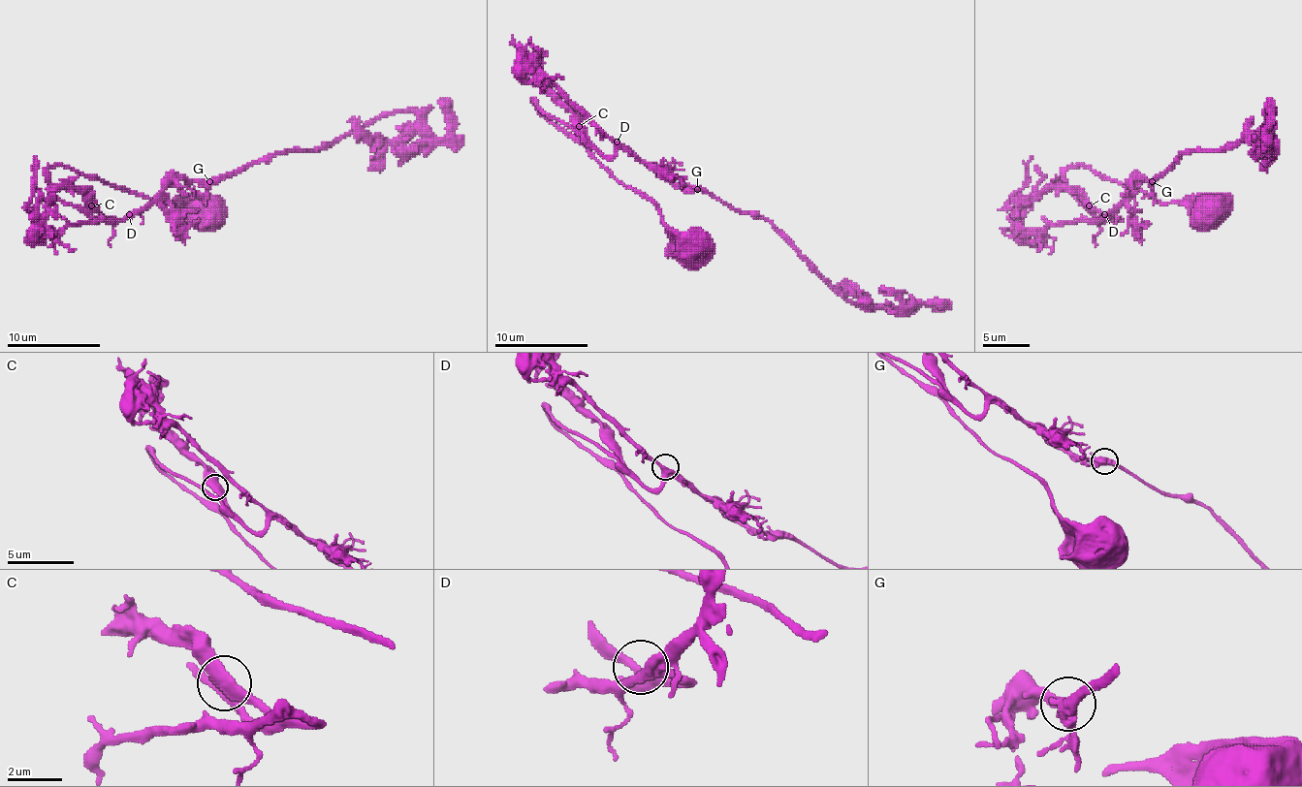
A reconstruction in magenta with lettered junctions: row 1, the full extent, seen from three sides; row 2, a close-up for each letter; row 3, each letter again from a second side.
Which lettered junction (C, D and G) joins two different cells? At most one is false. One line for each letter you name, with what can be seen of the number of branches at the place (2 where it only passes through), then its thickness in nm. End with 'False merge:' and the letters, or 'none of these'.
False merge: none of these

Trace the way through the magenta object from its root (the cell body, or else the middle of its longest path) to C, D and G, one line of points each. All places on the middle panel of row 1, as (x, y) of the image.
C: (700, 248), (693, 241), (677, 239), (650, 200), (626, 188), (535, 105), (538, 102), (554, 118), (580, 125)
D: (700, 248), (677, 239), (650, 200), (626, 188), (535, 105), (575, 128), (605, 156), (615, 153), (617, 141)
G: (700, 248), (677, 239), (650, 200), (626, 188), (535, 105), (600, 153), (633, 151), (663, 176), (698, 188)

